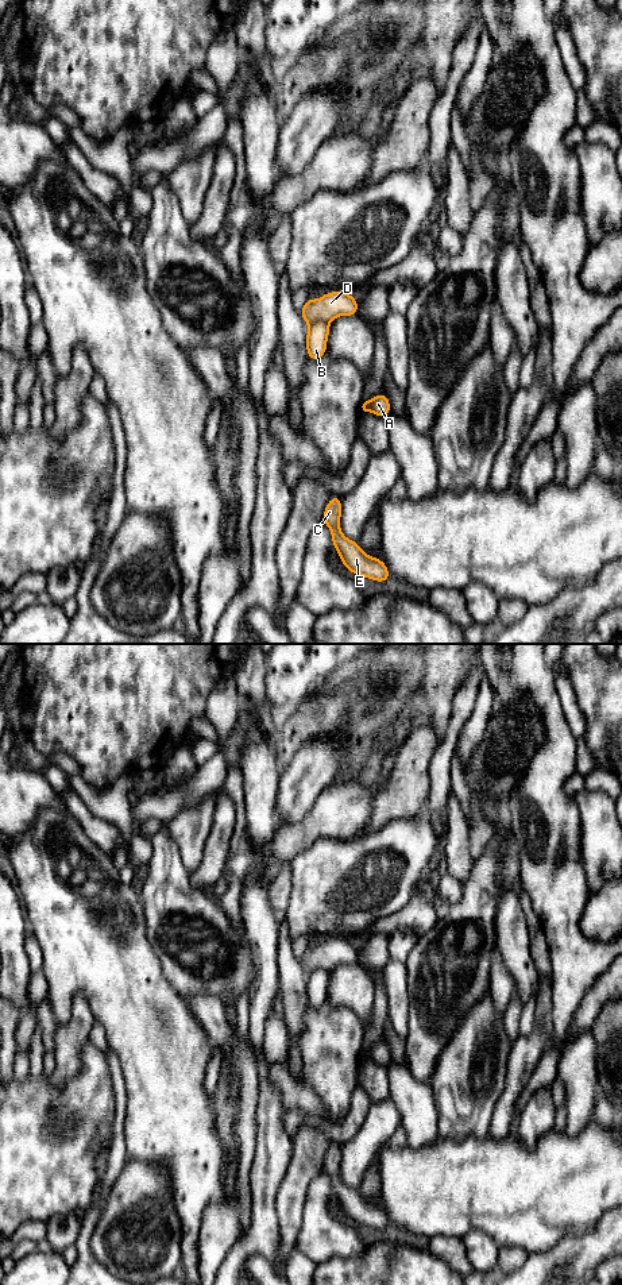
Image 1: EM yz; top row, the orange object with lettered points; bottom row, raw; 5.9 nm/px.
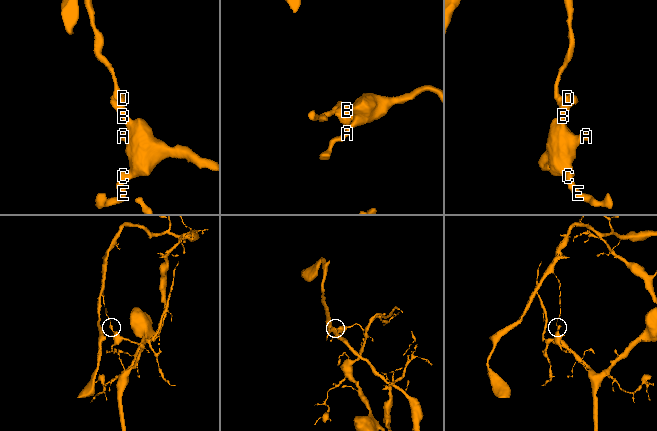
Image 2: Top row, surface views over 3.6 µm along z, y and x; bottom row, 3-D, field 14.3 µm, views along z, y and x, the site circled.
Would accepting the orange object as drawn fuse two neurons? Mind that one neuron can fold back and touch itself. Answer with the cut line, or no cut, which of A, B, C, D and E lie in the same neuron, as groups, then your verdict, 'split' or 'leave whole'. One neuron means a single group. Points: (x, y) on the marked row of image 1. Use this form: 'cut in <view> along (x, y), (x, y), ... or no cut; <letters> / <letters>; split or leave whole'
cut in yz along (328, 321), (312, 320), (309, 323); A B C E / D; split

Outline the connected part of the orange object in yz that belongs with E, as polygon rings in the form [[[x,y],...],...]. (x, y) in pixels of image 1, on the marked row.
[[[332,497],[324,509],[324,524],[331,529],[332,544],[337,549],[345,568],[355,575],[386,582],[390,578],[387,566],[374,556],[367,556],[358,543],[341,533],[340,517],[341,498]]]

